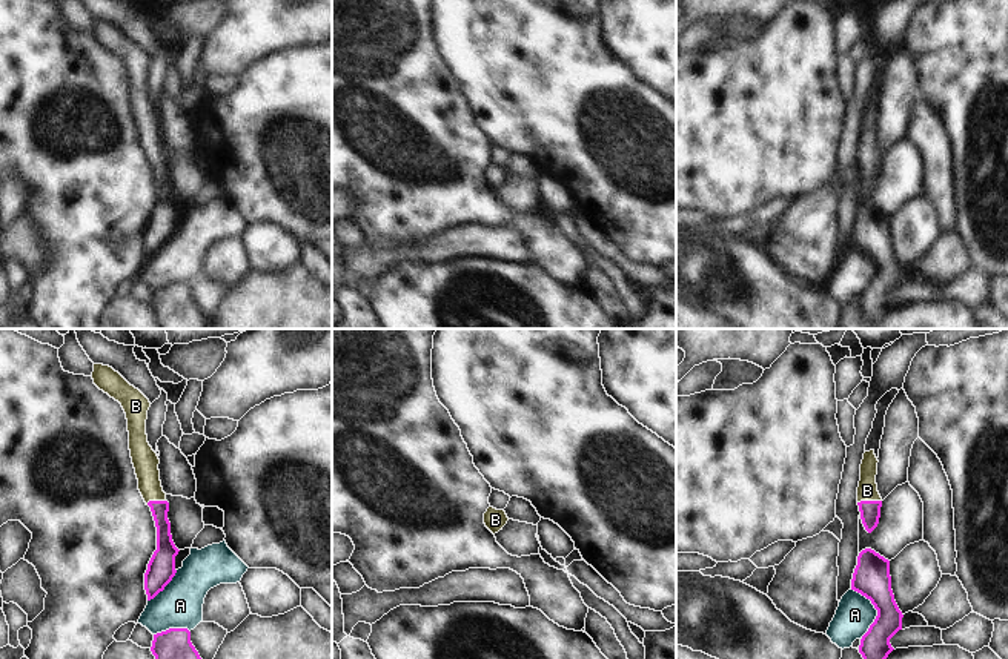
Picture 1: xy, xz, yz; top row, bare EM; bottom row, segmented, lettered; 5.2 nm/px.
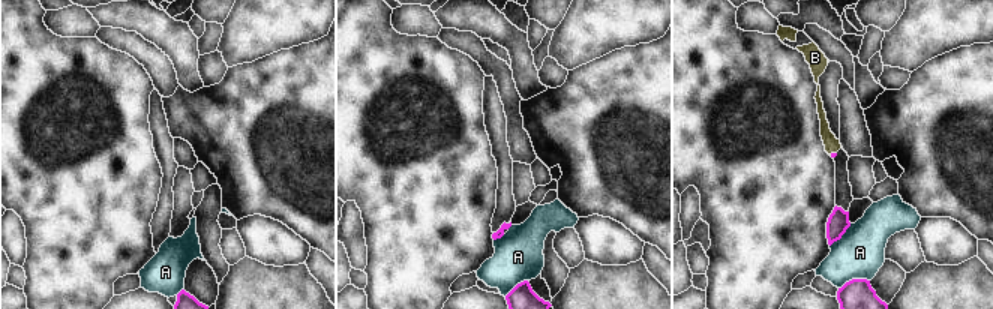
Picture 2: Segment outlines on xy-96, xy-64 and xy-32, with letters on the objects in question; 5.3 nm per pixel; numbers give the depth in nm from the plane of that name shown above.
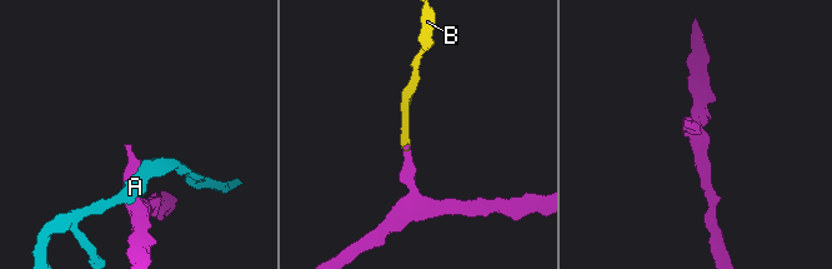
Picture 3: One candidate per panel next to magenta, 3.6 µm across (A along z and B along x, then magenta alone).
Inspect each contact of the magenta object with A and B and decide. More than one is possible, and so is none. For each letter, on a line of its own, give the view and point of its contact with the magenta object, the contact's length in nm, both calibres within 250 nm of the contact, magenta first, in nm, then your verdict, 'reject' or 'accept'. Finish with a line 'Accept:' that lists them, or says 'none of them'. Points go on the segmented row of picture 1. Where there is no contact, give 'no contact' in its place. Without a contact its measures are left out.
A: yz (876, 609) | 280 nm | 190/200 nm | reject
B: yz (868, 501) | 130 nm | 110/110 nm | accept
Accept: B

